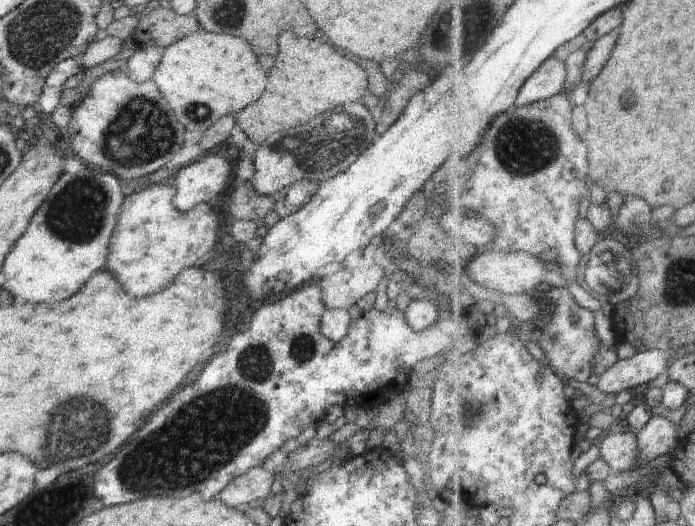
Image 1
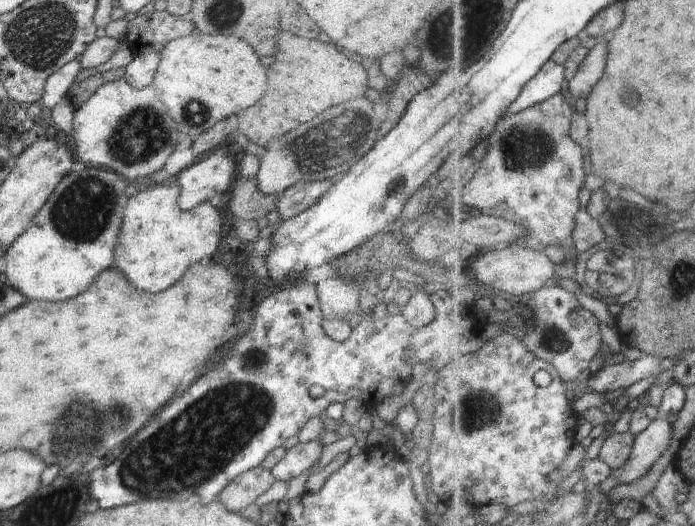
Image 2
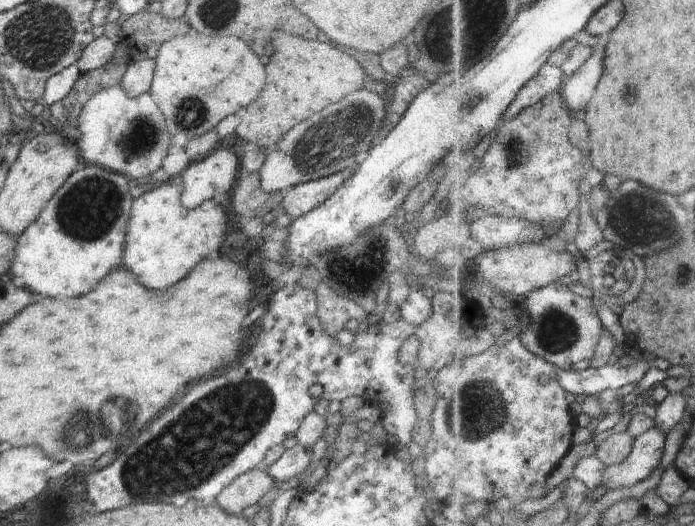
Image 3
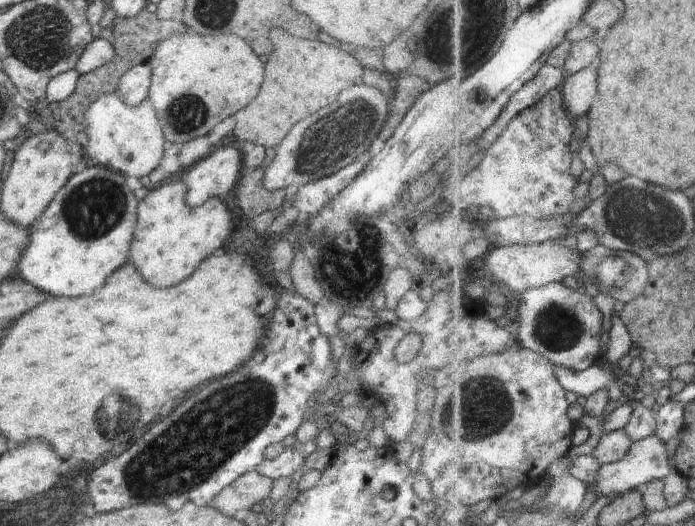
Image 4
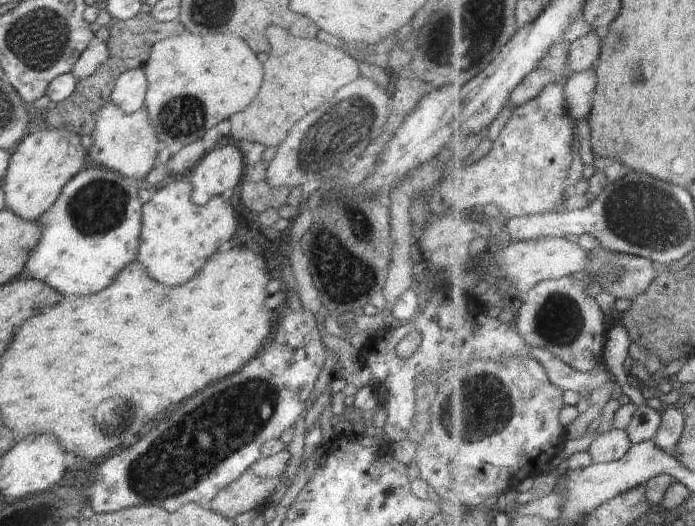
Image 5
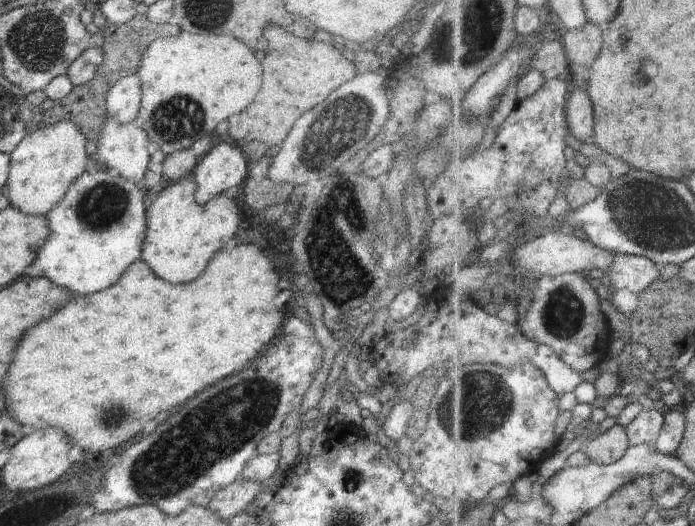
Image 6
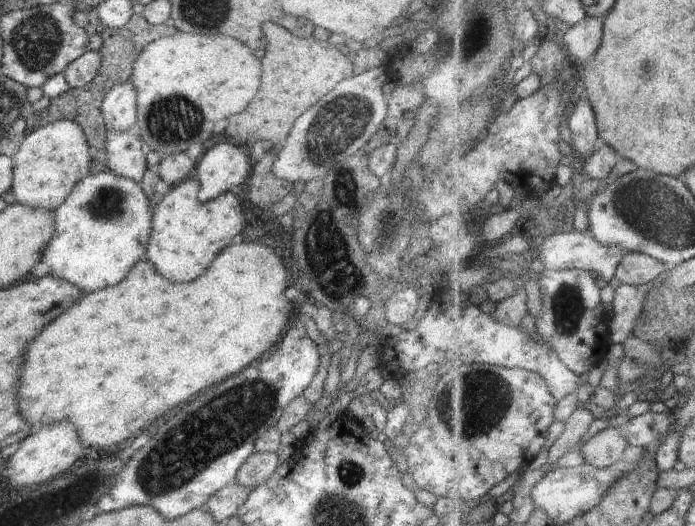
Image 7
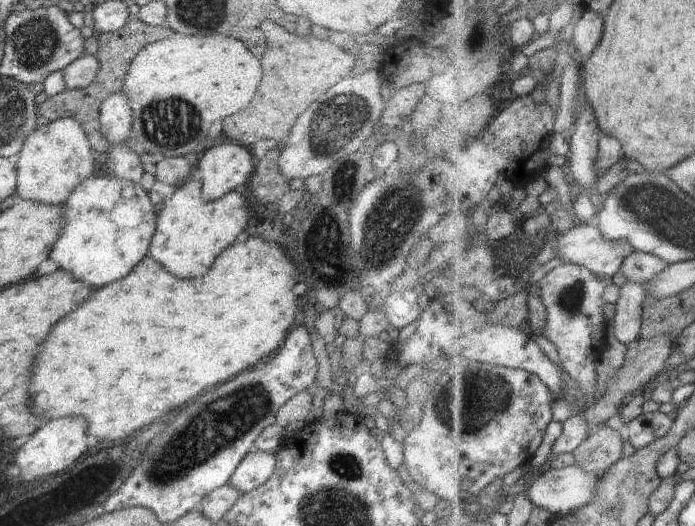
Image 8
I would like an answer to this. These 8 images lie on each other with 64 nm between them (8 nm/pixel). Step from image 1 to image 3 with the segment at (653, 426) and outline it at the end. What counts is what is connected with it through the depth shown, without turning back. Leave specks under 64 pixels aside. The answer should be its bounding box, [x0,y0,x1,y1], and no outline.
[604,426,668,489]

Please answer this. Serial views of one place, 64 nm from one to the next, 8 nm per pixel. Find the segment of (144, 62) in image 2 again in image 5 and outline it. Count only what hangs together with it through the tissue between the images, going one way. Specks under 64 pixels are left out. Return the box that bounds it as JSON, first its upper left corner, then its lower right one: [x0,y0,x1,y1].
[109,69,147,114]

